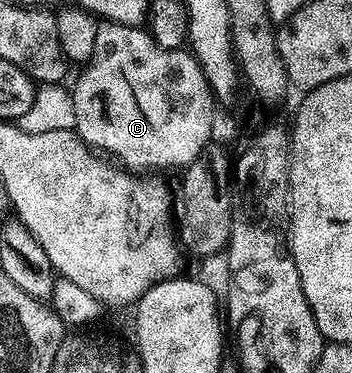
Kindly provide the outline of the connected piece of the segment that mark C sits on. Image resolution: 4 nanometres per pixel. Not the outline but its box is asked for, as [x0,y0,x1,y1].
[71,21,215,171]

